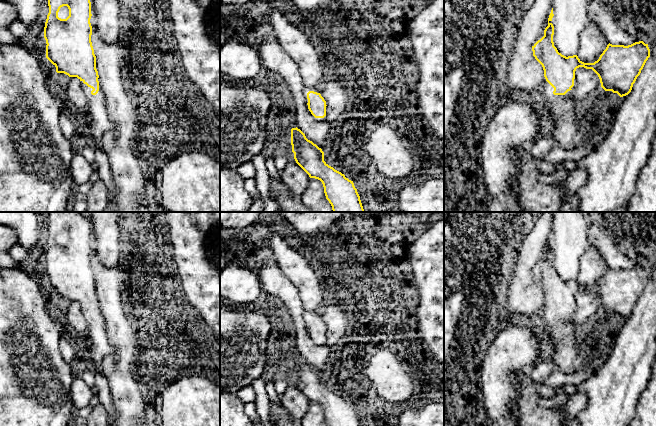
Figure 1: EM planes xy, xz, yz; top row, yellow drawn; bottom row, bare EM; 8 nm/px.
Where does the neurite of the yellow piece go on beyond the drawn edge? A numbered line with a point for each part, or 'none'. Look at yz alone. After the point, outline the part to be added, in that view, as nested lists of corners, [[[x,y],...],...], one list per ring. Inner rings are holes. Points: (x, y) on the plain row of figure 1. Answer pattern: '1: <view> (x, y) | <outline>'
1: yz (566, 357) | [[[544,303],[544,330],[547,331],[555,346],[550,357],[556,370],[570,374],[583,367],[583,355],[577,341],[580,339],[579,329],[572,324],[572,314],[565,319],[554,319],[554,312]]]

